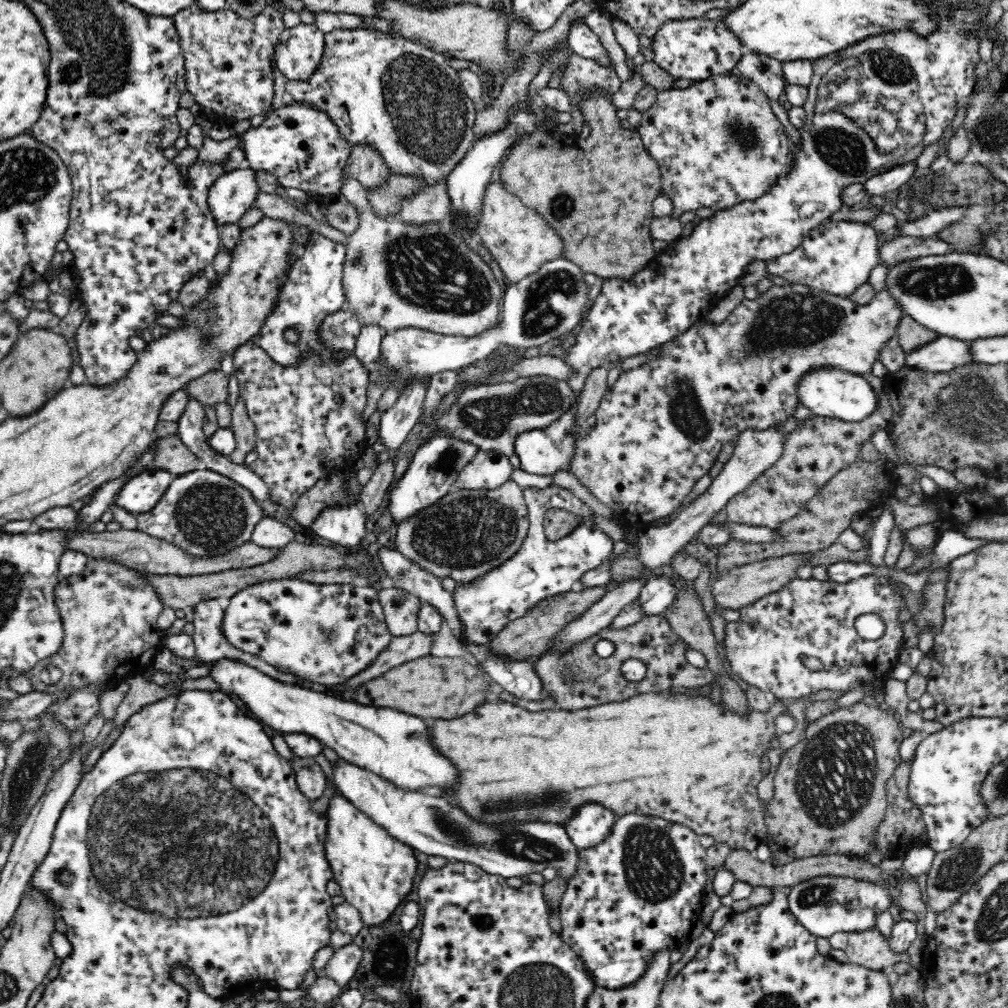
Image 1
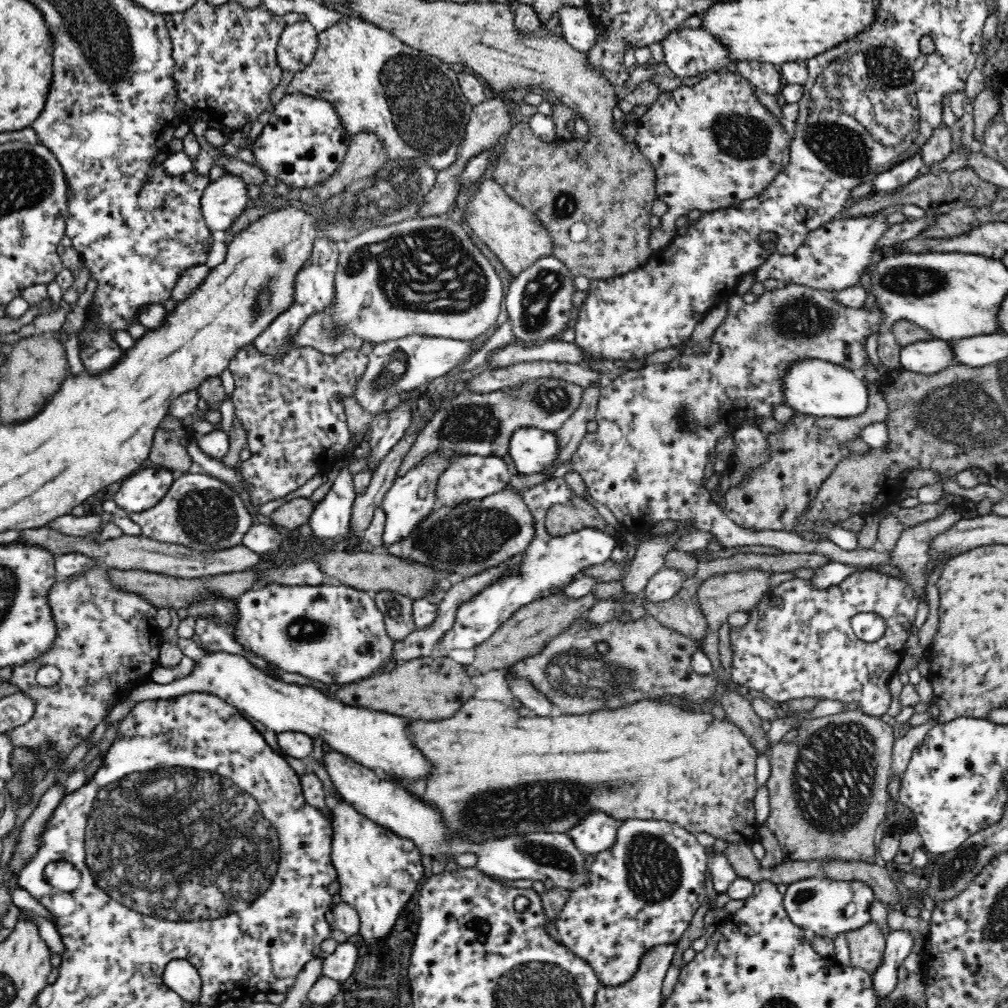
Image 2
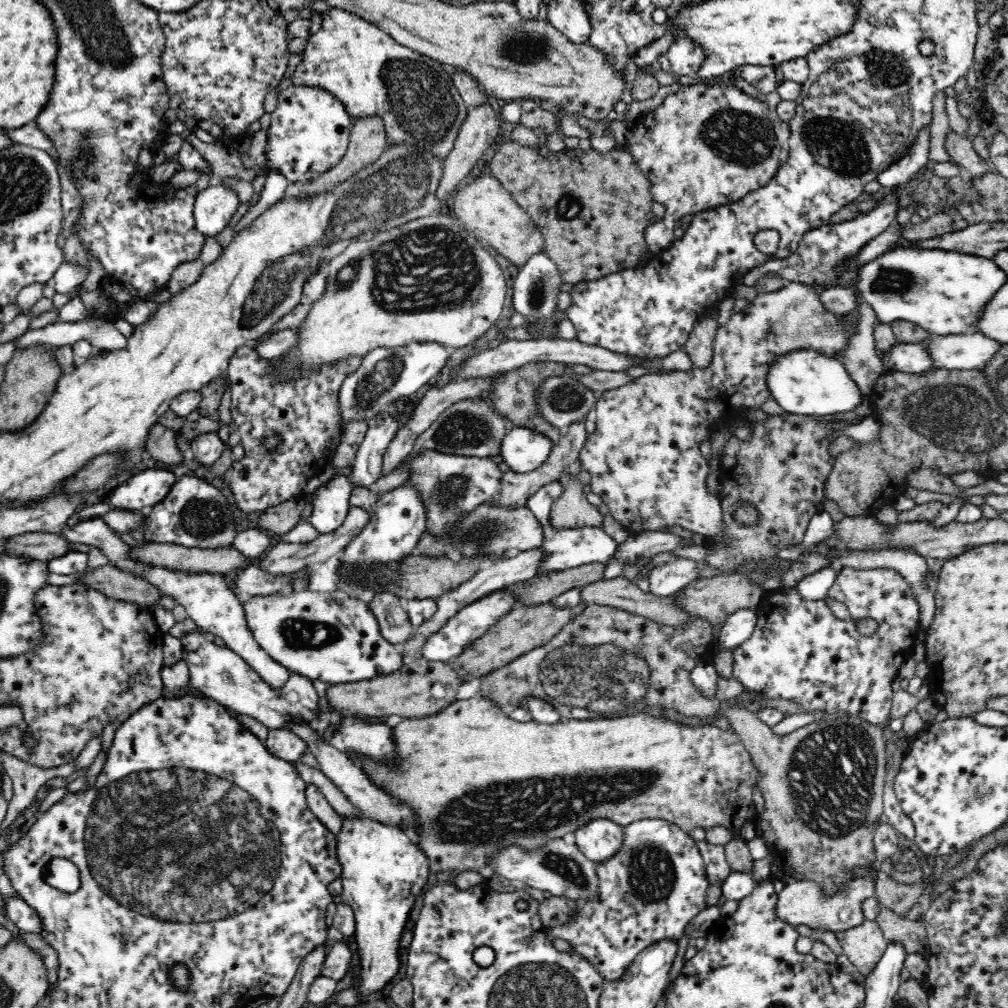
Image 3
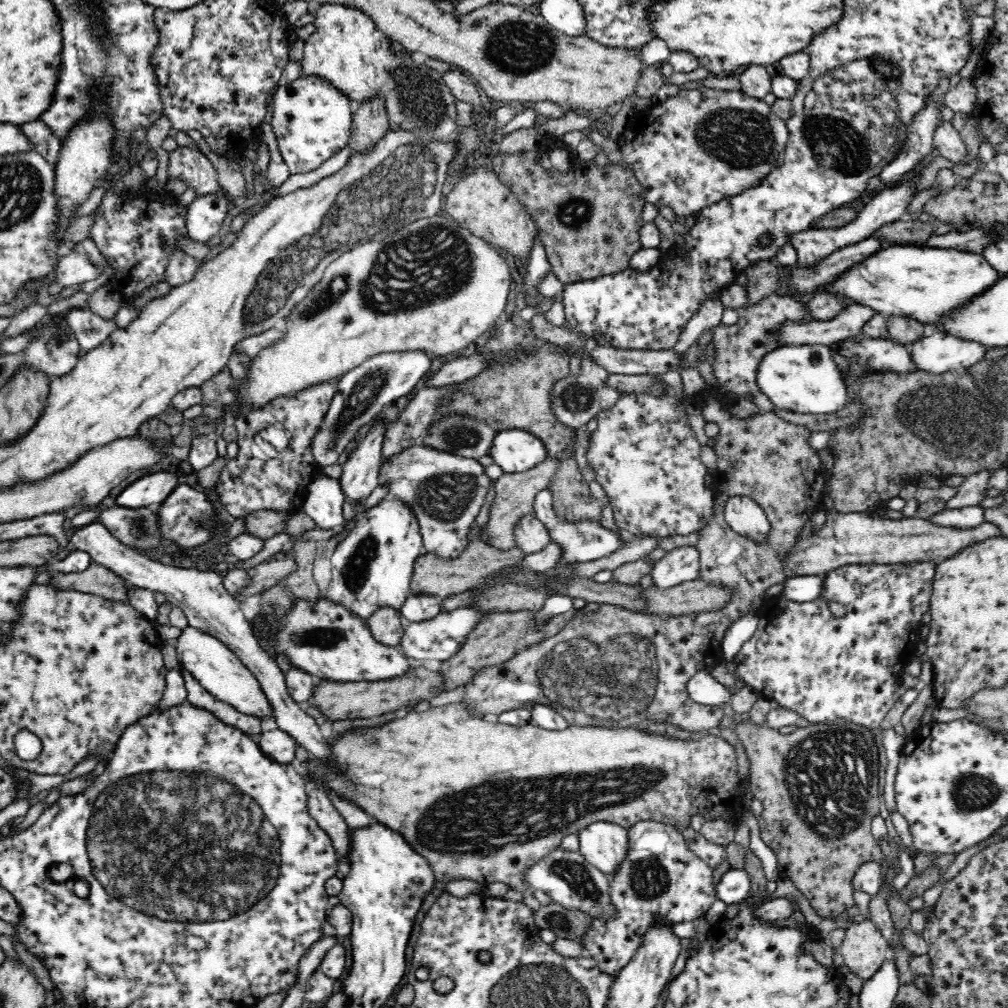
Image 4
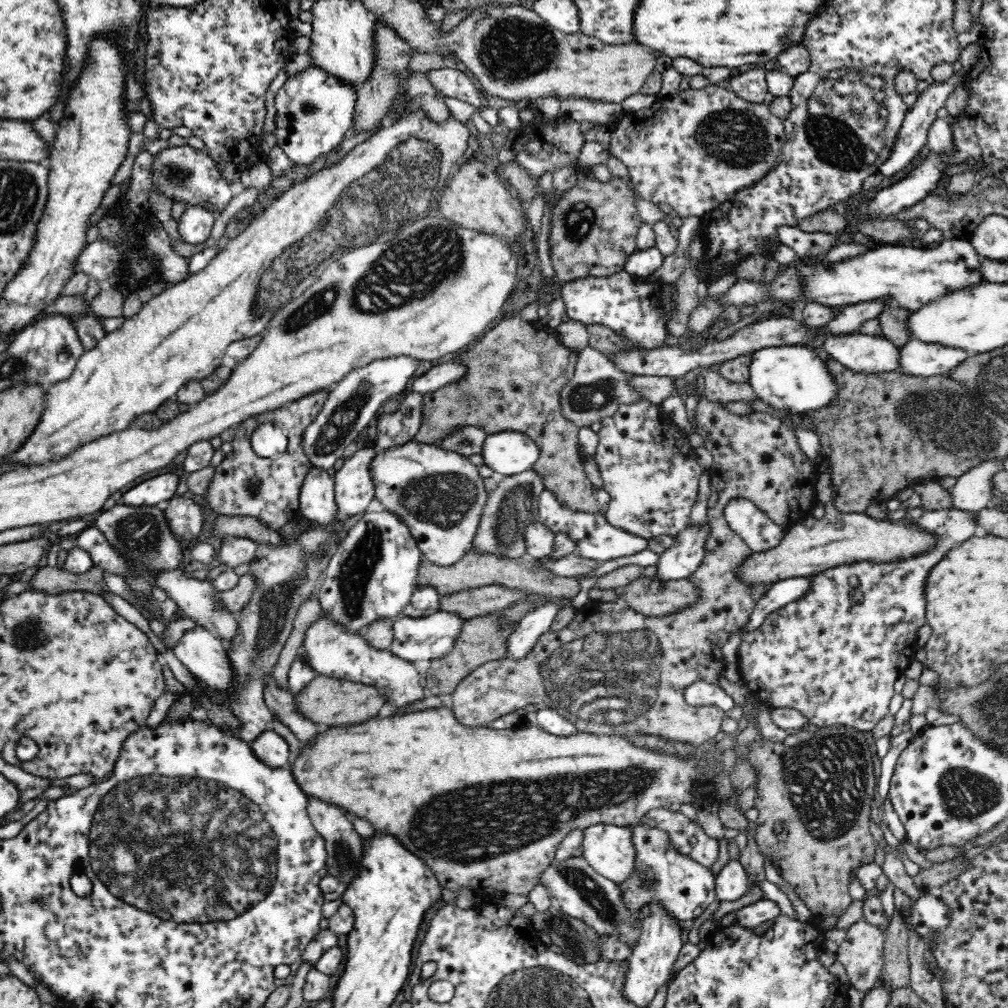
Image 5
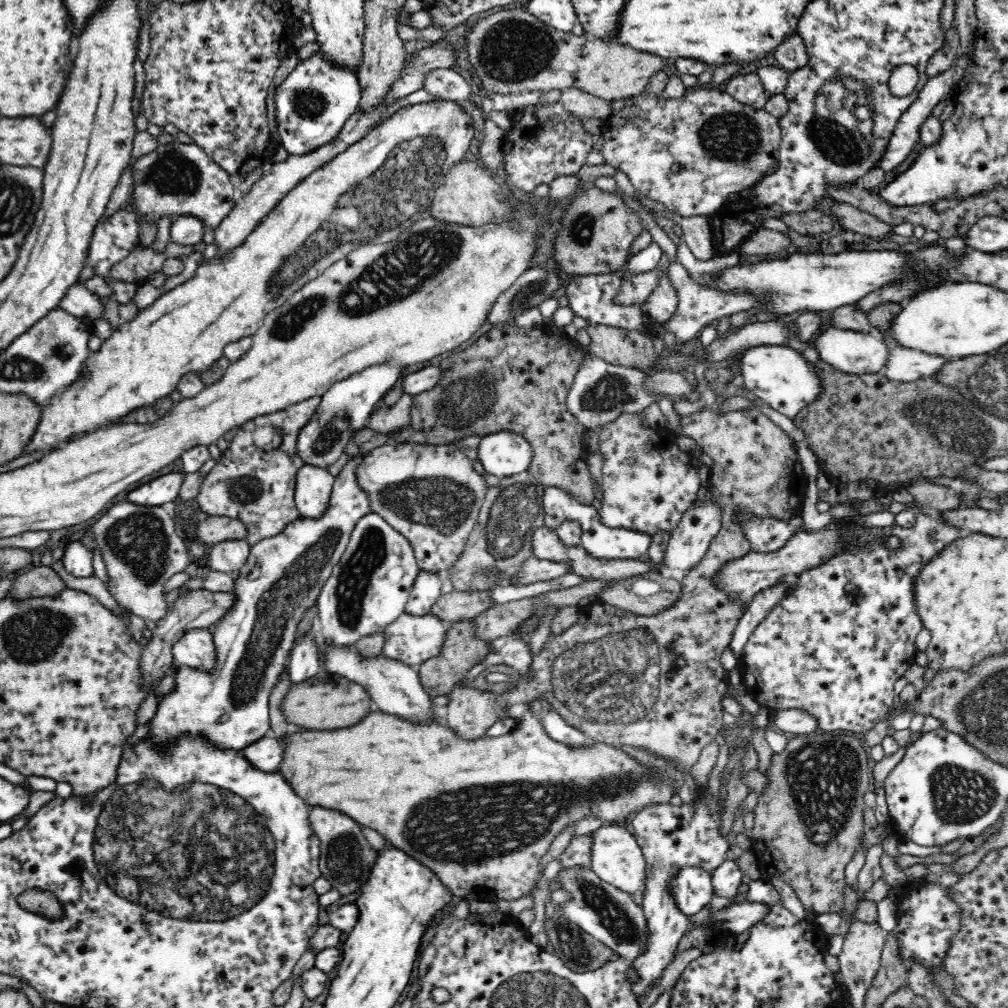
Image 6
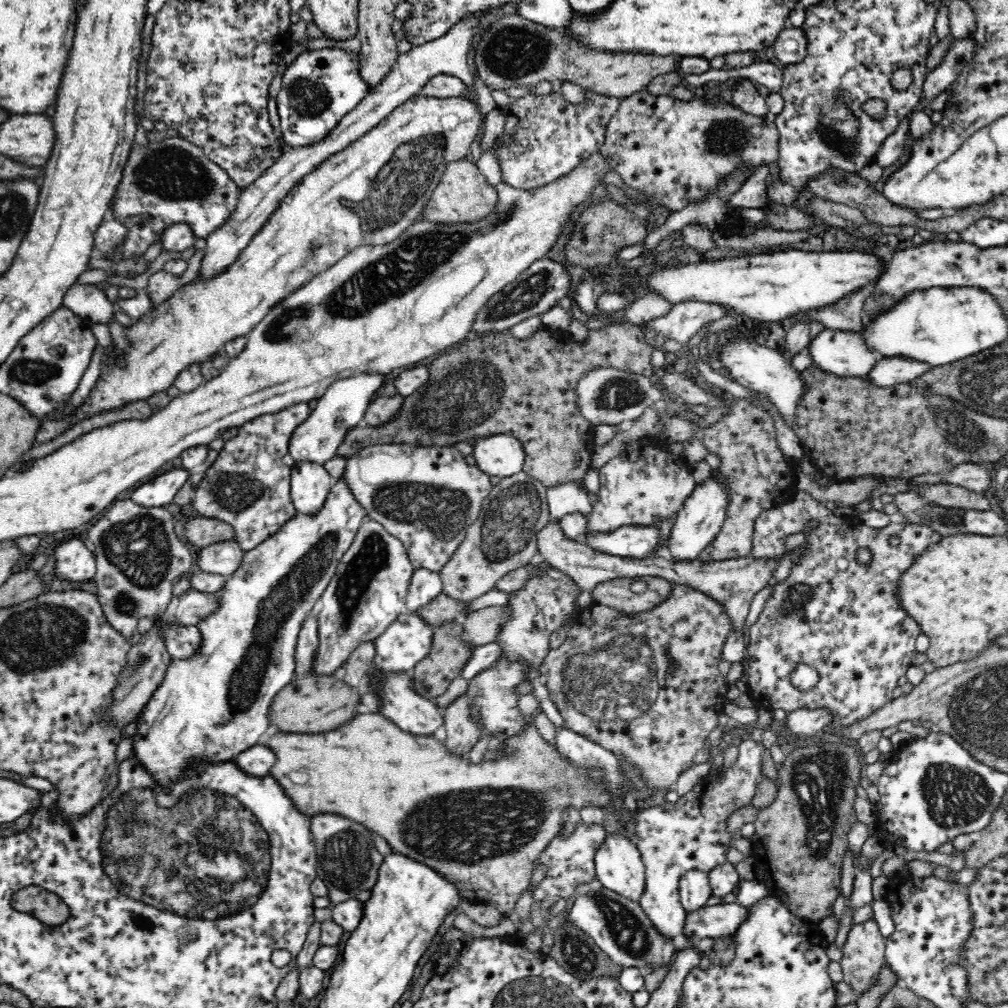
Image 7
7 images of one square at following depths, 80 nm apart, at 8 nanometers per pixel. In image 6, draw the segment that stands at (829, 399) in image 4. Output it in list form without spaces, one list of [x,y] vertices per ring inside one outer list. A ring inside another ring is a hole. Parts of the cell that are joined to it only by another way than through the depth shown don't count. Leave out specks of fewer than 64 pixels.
[[[752,346],[734,359],[738,363],[738,375],[742,377],[742,384],[752,390],[758,398],[762,398],[776,412],[792,420],[804,406],[814,402],[822,392],[820,377],[816,375],[812,365],[808,365],[802,359],[800,347]]]

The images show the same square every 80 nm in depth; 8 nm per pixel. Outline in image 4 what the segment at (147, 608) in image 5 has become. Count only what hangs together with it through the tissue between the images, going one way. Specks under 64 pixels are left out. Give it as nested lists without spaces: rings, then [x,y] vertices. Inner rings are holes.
[[[115,505],[114,507],[102,508],[96,520],[102,523],[102,526],[106,527],[115,539],[136,553],[148,557],[151,552],[164,553],[168,551],[166,550],[168,546],[164,546],[164,540],[168,538],[161,531],[156,507],[126,508]]]

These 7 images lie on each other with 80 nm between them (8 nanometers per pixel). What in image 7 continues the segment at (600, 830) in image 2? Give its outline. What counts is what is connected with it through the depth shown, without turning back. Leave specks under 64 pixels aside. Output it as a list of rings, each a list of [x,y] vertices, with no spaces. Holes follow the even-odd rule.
[[[610,834],[596,851],[595,872],[604,888],[634,903],[645,889],[645,864],[638,847],[622,834]]]

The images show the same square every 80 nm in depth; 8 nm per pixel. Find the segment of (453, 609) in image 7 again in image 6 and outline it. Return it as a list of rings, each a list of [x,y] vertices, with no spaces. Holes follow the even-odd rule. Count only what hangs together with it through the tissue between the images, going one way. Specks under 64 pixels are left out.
[[[452,591],[441,594],[428,613],[448,624],[456,621],[470,620],[490,608],[488,591]]]

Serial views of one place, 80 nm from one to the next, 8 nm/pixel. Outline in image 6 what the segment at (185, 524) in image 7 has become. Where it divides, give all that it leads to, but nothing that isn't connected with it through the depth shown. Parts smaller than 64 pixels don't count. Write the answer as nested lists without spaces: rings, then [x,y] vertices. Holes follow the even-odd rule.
[[[210,516],[196,524],[195,540],[210,546],[225,540],[246,538],[246,527],[238,519],[226,516]]]

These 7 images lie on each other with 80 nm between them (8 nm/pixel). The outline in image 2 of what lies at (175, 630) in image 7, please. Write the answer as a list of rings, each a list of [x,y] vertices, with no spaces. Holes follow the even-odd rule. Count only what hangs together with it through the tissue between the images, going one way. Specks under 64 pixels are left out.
[[[192,638],[177,640],[185,659],[195,664],[191,674],[184,680],[160,685],[146,683],[137,686],[125,699],[114,705],[106,717],[107,727],[114,727],[128,716],[136,704],[145,700],[171,699],[192,692],[204,692],[218,696],[226,703],[263,729],[274,732],[301,732],[311,737],[322,738],[325,747],[333,748],[362,766],[379,773],[385,772],[391,778],[422,778],[428,776],[430,763],[410,743],[405,718],[391,716],[386,712],[371,712],[370,709],[352,707],[340,701],[323,697],[314,688],[300,683],[286,683],[273,680],[262,670],[252,665],[246,657],[226,652],[206,651]]]

